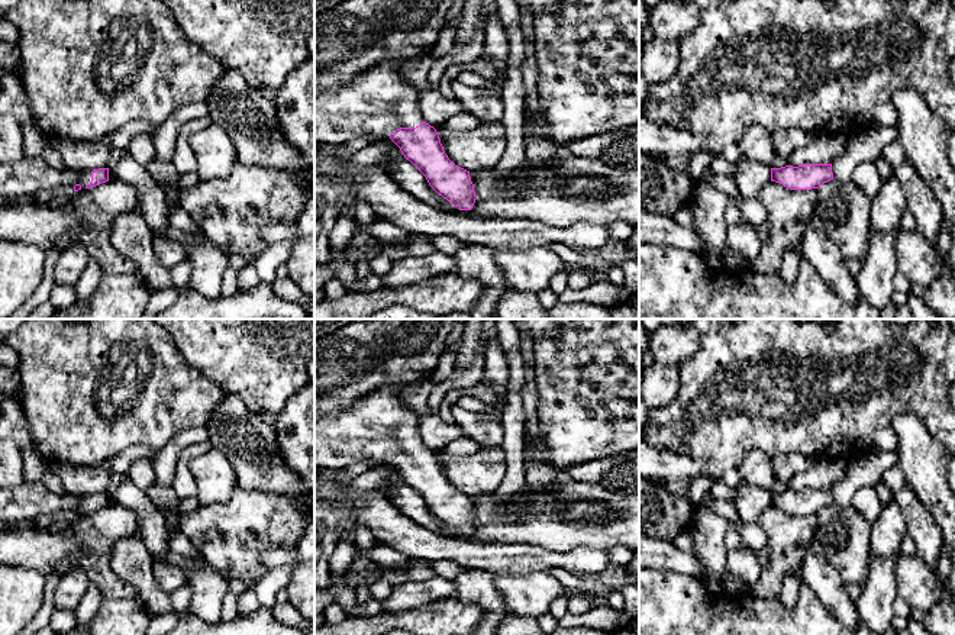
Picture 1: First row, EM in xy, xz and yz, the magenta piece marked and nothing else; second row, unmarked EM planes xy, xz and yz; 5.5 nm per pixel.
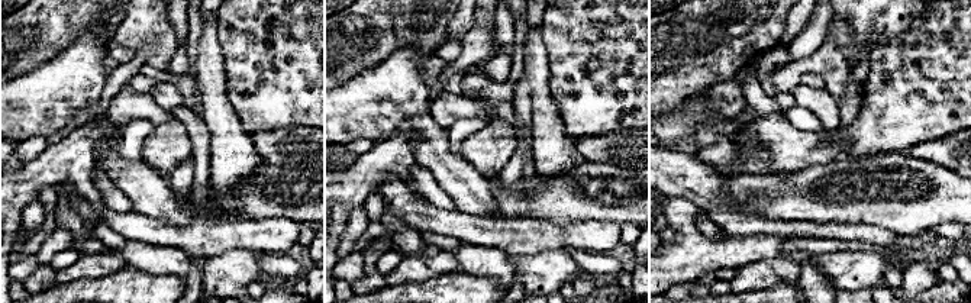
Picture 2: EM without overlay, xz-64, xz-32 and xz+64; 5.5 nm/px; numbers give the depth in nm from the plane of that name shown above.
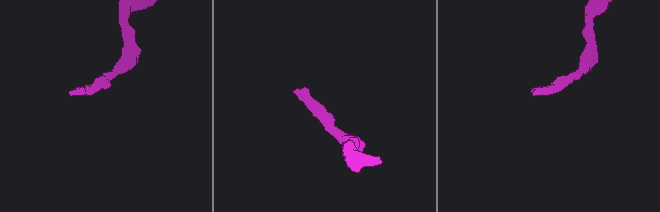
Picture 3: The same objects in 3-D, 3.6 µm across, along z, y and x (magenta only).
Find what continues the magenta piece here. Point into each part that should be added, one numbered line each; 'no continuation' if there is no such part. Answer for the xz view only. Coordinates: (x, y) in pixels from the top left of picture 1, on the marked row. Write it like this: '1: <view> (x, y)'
1: xz (380, 100)

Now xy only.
1: xy (26, 177)

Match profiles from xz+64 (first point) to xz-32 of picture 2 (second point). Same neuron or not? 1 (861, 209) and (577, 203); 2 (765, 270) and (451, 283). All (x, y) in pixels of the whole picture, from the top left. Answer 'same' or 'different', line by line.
1: same
2: different

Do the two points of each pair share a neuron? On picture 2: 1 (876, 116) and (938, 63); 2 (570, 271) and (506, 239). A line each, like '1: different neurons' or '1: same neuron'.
1: same neuron
2: different neurons

